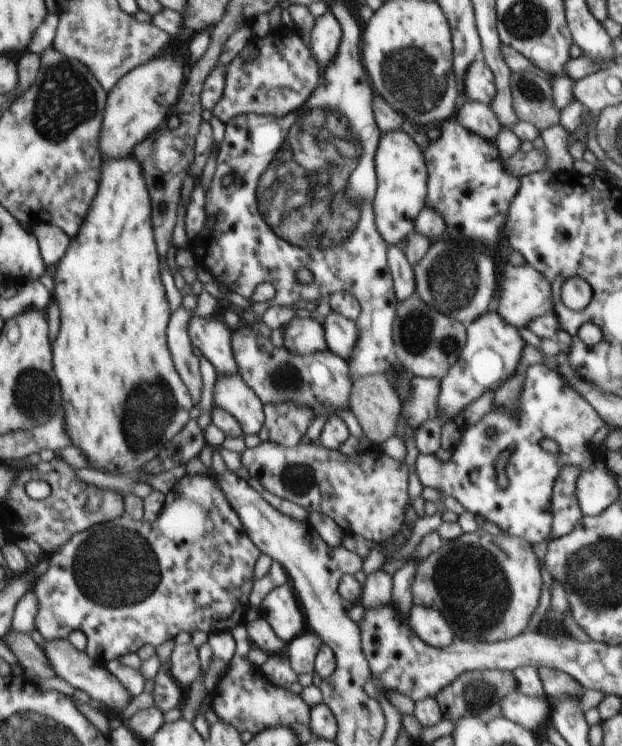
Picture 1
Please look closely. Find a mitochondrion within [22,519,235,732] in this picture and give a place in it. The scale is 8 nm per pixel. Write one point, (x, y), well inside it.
(114, 564)

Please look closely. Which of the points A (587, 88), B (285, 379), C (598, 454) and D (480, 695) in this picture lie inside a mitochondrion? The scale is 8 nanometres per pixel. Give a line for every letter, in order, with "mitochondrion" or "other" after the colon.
A: other
B: mitochondrion
C: other
D: mitochondrion

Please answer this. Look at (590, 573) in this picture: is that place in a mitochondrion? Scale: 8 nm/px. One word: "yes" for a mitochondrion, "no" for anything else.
yes

